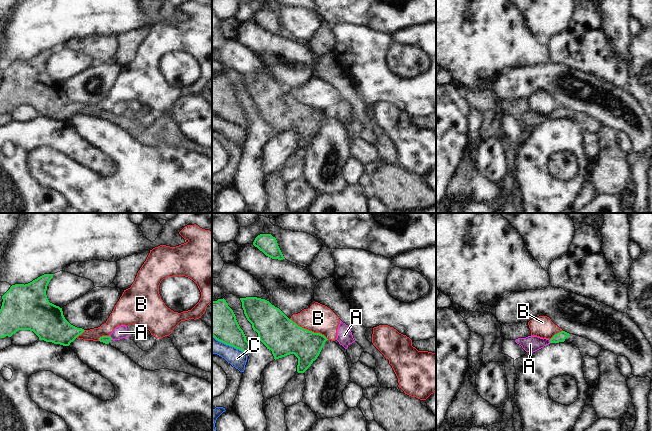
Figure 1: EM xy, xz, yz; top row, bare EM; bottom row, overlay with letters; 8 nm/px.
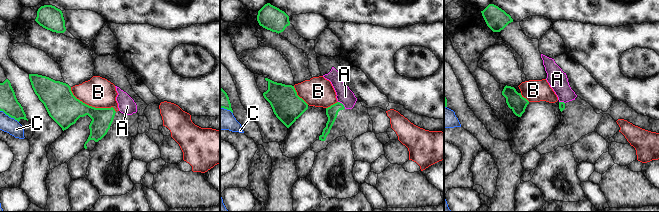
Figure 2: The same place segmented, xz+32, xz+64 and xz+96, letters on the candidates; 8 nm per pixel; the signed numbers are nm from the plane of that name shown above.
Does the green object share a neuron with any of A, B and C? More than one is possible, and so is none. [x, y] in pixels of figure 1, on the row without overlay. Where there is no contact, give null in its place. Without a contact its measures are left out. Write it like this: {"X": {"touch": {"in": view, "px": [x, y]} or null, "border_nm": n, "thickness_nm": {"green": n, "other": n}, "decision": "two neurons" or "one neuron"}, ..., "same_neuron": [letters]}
{"A": {"touch": {"in": "xy", "px": [110, 113]}, "border_nm": 50, "thickness_nm": {"green": 60, "other": 100}, "decision": "two neurons"}, "B": {"touch": {"in": "xz", "px": [308, 106]}, "border_nm": 360, "thickness_nm": {"green": 300, "other": 220}, "decision": "two neurons"}, "C": {"touch": {"in": "xz", "px": [229, 121]}, "border_nm": 320, "thickness_nm": {"green": 280, "other": 140}, "decision": "two neurons"}, "same_neuron": []}

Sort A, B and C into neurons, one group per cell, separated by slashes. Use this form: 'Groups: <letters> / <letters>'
Groups: A / B / C

